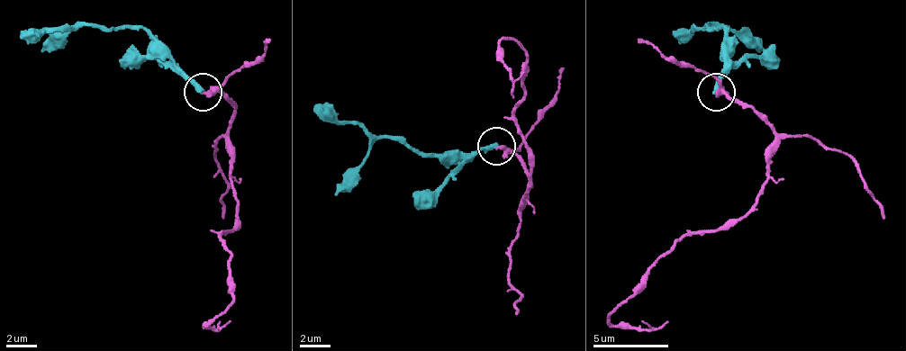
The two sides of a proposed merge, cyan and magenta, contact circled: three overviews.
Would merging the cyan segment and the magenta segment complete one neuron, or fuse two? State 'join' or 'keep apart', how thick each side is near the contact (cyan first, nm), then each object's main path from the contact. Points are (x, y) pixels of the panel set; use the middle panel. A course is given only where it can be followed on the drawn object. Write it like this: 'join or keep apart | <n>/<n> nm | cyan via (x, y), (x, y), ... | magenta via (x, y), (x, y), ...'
keep apart | 360/240 nm | cyan via (497, 145), (413, 152), (379, 137), (357, 171), (334, 194) | magenta via (497, 145), (527, 179), (523, 205), (531, 167), (516, 114), (527, 54), (508, 39), (501, 46), (512, 99)

